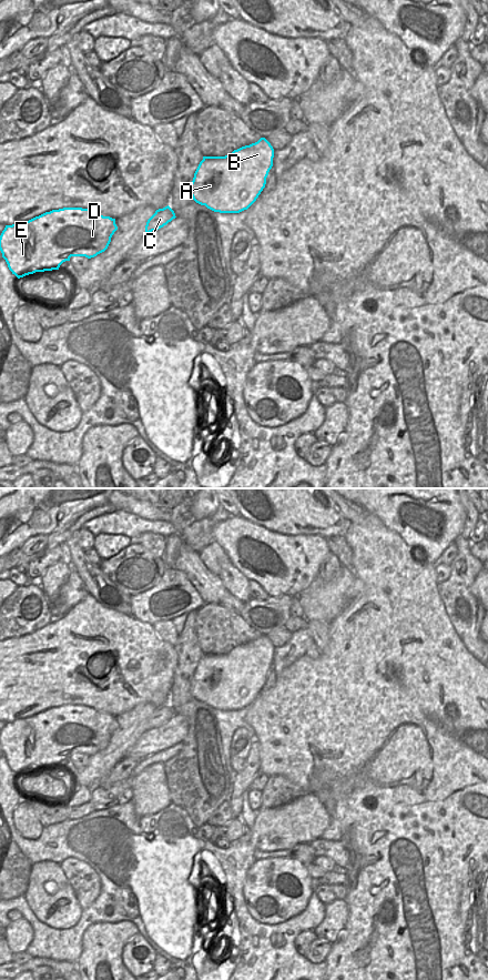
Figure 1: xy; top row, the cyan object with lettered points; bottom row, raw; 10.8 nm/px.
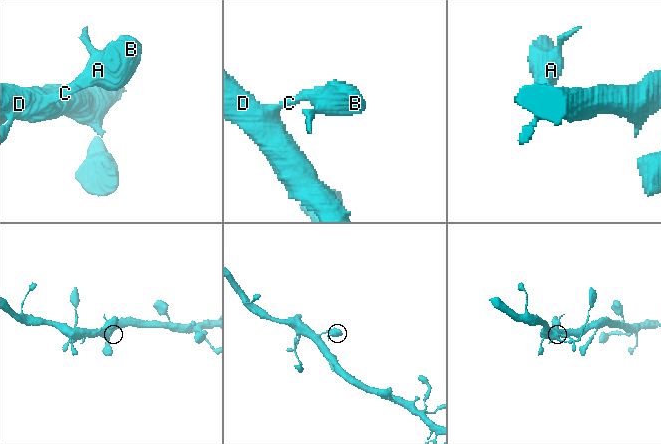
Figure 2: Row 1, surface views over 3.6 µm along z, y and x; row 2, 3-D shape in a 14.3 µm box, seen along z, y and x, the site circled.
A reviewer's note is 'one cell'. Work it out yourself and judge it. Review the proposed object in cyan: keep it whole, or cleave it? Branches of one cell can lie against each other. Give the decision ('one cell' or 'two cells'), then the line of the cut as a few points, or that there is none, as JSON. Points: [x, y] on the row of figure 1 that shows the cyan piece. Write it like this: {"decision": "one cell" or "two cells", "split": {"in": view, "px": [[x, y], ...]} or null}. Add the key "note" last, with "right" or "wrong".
{"decision": "one cell", "split": null, "note": "right"}

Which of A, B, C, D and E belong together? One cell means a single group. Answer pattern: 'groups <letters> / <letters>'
groups A B C D E

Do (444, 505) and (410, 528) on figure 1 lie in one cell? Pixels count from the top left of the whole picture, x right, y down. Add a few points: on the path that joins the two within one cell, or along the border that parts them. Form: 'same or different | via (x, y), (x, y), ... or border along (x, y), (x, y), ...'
same | via (446, 521), (440, 538), (435, 541), (426, 537)

